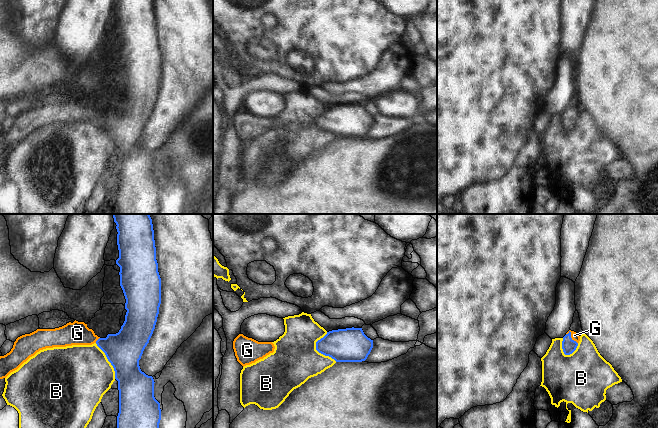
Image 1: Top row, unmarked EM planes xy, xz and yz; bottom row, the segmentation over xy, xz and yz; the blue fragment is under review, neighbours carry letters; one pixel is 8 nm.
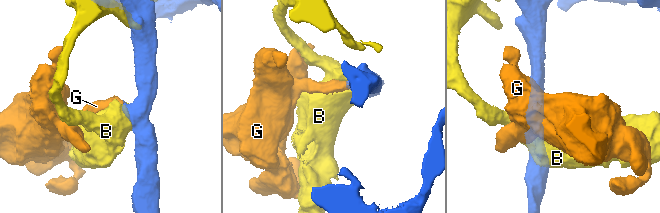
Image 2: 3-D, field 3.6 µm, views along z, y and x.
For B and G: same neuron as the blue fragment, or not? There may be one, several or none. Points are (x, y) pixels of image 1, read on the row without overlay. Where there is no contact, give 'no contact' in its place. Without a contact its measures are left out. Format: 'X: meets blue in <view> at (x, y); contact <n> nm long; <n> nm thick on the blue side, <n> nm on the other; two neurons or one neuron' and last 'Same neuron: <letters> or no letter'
B: meets blue in xz at (317, 126); contact 260 nm long; 280 nm thick on the blue side, 380 nm on the other; two neurons
G: meets blue in yz at (570, 113); contact 130 nm long; 110 nm thick on the blue side, 60 nm on the other; one neuron
Same neuron: G

